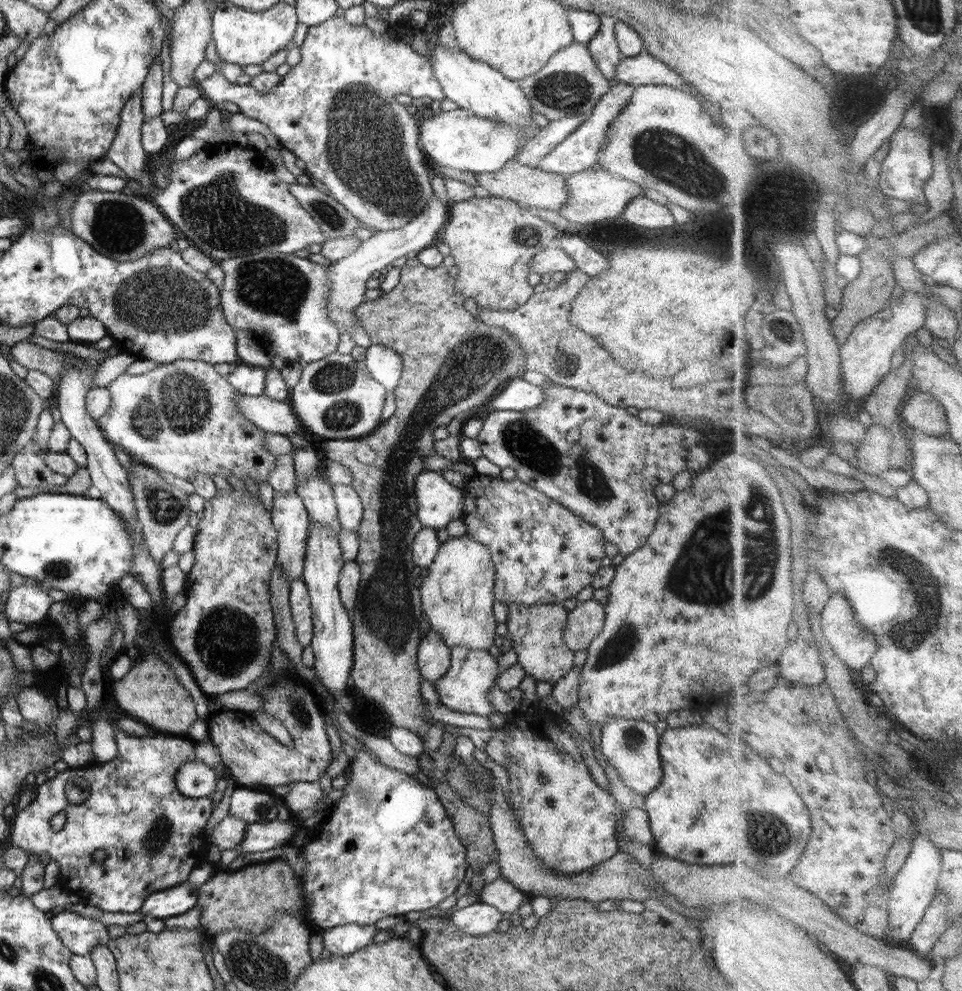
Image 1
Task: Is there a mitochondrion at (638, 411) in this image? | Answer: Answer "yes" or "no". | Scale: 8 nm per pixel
no

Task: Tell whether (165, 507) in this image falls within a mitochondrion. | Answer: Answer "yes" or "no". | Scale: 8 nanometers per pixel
yes

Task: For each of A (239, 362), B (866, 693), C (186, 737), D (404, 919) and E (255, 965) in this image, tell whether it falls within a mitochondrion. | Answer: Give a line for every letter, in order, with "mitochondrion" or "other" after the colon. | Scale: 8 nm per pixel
A: other
B: other
C: other
D: other
E: mitochondrion

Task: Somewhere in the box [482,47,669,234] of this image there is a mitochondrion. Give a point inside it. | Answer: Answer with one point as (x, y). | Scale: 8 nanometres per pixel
(564, 91)

